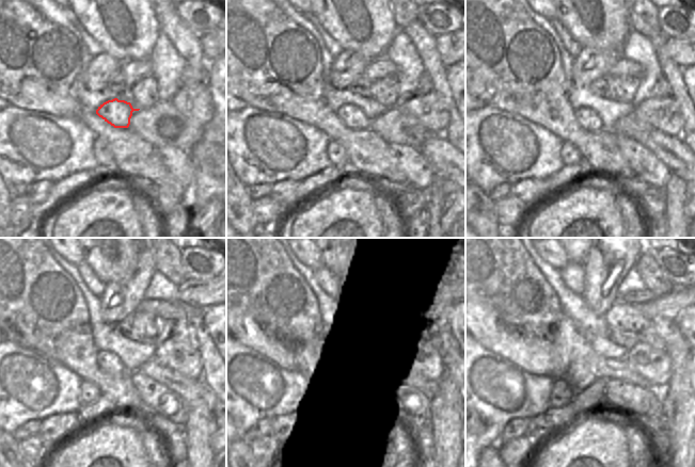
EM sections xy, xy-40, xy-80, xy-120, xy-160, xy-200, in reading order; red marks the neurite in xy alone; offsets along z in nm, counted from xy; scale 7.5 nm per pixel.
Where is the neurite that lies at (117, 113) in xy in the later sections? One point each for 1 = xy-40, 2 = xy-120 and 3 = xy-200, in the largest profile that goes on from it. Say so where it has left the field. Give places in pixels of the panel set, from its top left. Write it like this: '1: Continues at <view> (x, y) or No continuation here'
1: Continues at xy-40 (352, 117)
2: Continues at xy-120 (109, 363)
3: Continues at xy-200 (579, 376)

